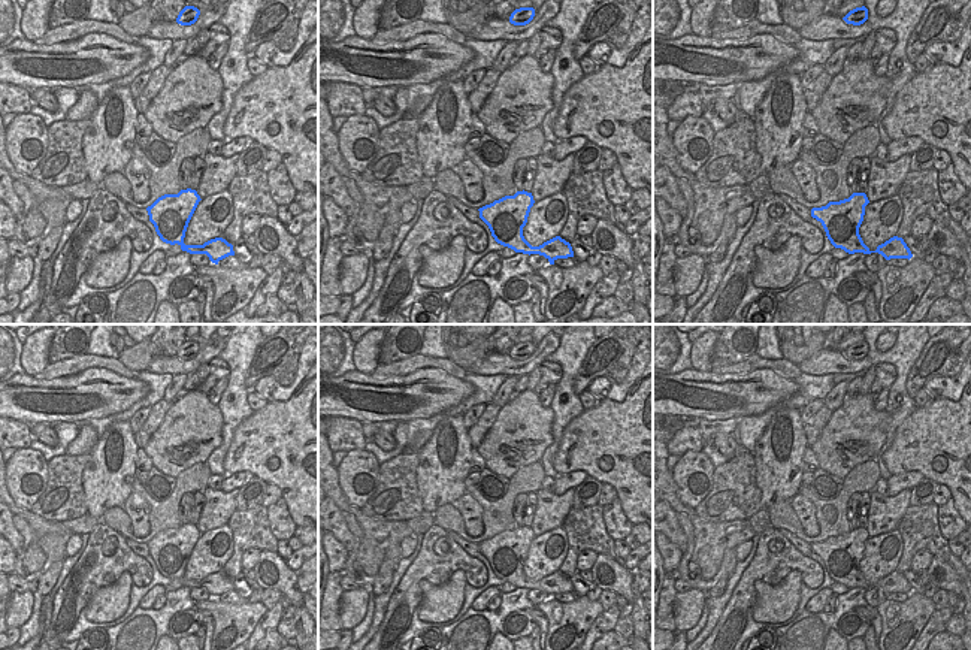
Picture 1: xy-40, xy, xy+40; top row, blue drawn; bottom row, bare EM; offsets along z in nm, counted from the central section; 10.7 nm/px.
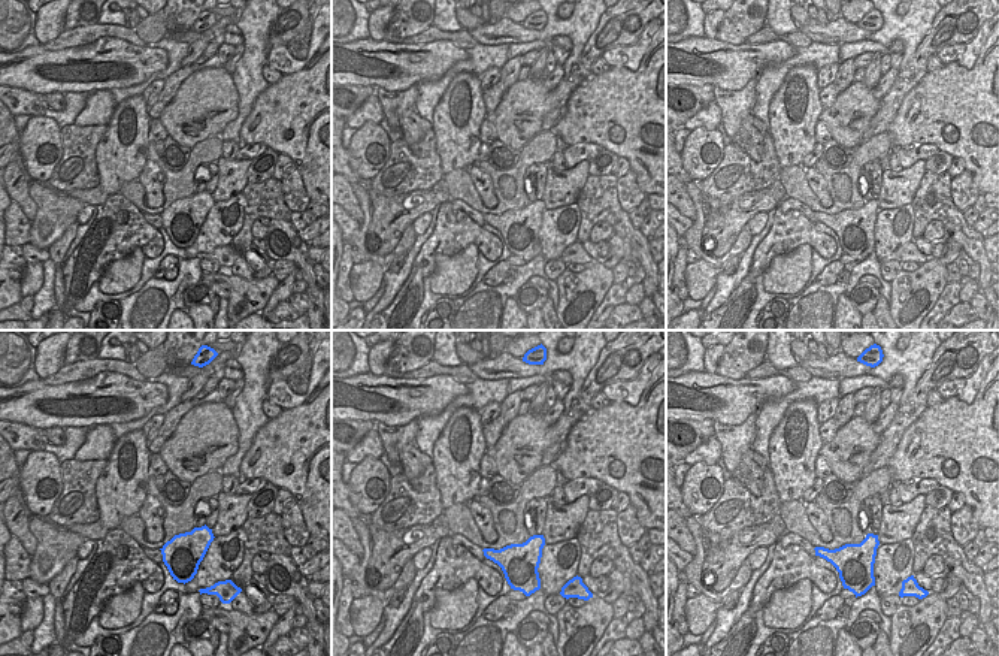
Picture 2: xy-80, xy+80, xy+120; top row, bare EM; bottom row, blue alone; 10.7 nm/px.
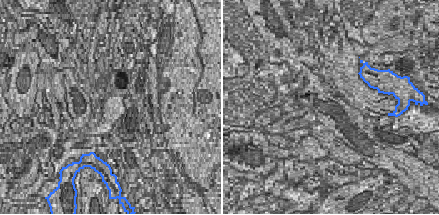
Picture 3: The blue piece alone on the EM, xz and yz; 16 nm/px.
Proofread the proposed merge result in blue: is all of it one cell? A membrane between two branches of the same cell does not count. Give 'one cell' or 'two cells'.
one cell

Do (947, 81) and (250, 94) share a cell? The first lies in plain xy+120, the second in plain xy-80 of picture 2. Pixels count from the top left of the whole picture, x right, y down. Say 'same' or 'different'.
different

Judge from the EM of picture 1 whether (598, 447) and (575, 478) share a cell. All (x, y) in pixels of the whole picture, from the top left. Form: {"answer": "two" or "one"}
{"answer": "two"}

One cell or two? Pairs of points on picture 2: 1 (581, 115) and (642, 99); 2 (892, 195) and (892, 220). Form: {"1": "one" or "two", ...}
{"1": "one", "2": "two"}

